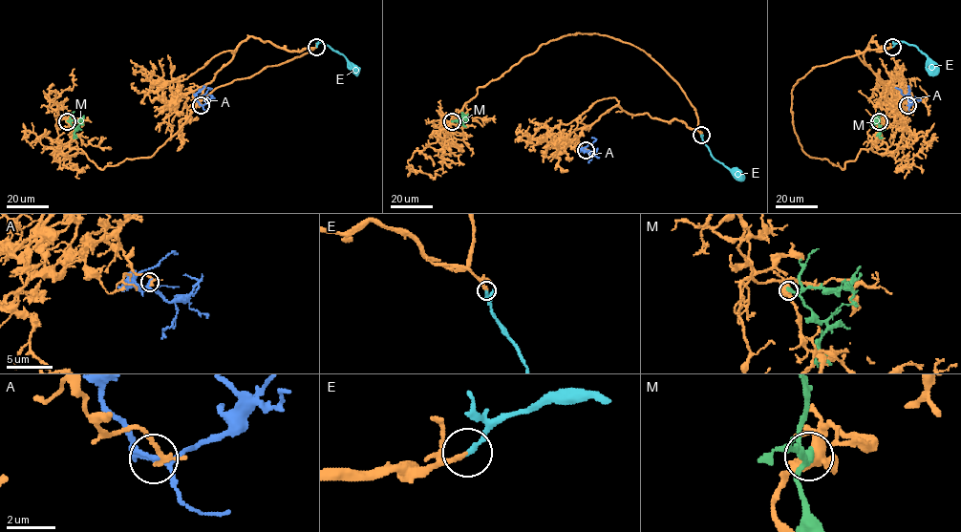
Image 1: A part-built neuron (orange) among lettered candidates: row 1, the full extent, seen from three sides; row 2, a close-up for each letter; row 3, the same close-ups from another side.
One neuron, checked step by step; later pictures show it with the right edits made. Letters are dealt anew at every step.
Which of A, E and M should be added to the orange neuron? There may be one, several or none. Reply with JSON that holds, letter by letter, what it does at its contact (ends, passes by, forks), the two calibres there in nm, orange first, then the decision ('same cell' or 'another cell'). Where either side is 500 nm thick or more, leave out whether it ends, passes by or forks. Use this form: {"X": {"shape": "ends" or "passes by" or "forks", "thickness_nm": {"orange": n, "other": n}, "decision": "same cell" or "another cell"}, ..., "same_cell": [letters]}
{"A": {"shape": "forks", "thickness_nm": {"orange": 260, "other": 160}, "decision": "another cell"}, "E": {"shape": "ends", "thickness_nm": {"orange": 200, "other": 200}, "decision": "same cell"}, "M": {"shape": "ends", "thickness_nm": {"orange": 480, "other": 360}, "decision": "another cell"}, "same_cell": ["E"]}

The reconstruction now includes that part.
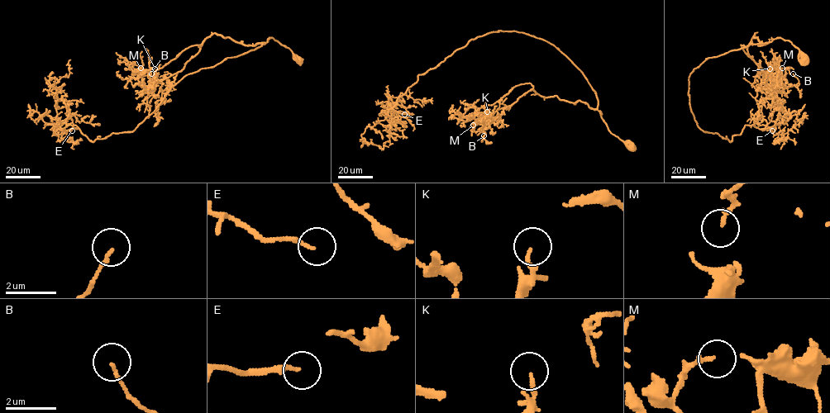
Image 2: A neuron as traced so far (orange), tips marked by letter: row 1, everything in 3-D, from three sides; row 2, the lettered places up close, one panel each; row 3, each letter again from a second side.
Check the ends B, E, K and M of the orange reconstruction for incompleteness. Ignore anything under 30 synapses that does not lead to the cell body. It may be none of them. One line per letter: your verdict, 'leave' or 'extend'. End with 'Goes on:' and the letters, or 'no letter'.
B: leave
E: extend
K: leave
M: leave
Goes on: E

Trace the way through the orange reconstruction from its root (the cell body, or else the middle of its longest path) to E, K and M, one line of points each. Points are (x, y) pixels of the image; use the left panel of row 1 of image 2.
E: (299, 60), (269, 38), (183, 76), (131, 131), (92, 141), (76, 125), (59, 130), (72, 130)
K: (299, 60), (289, 49), (273, 38), (265, 42), (244, 45), (212, 33), (182, 70), (155, 80), (155, 68)
M: (299, 60), (273, 38), (265, 42), (244, 45), (212, 33), (182, 70), (165, 78), (145, 86), (140, 68)

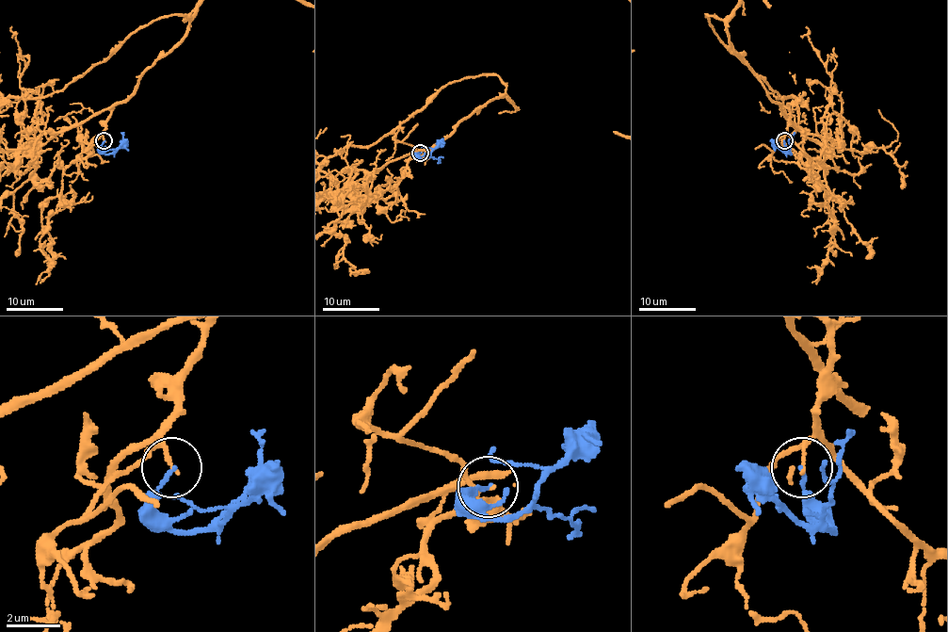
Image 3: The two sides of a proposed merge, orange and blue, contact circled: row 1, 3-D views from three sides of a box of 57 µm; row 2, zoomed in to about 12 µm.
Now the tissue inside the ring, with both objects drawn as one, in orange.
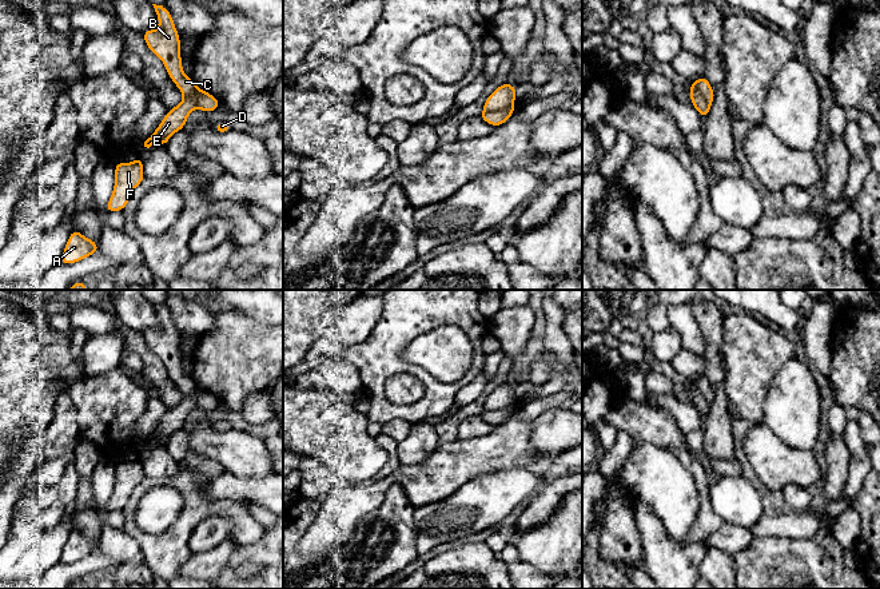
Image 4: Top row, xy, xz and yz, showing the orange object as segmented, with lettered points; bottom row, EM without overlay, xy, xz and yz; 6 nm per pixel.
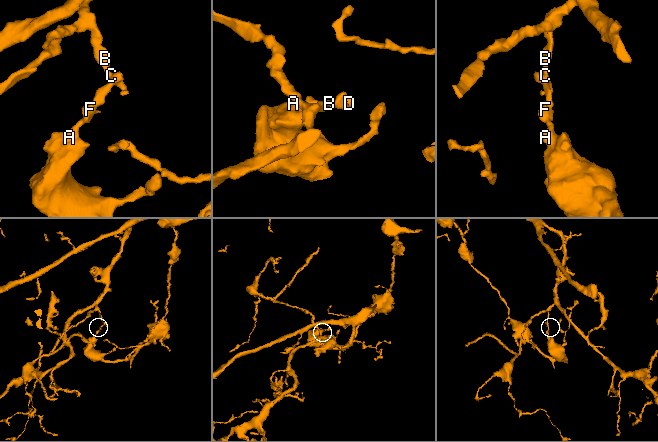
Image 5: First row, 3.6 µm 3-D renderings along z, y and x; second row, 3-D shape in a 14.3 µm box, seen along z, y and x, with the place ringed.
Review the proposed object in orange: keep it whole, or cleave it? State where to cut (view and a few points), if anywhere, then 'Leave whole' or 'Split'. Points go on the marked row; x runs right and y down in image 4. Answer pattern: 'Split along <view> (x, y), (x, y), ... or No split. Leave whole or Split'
Split along xz (513, 106), (484, 111). Split

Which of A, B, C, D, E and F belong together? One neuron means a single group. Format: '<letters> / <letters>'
A E F / B C D

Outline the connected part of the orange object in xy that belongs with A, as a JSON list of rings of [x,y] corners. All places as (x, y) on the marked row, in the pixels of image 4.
[[[73,228],[65,243],[60,263],[73,264],[97,251],[99,244],[96,242],[85,238],[81,232]]]

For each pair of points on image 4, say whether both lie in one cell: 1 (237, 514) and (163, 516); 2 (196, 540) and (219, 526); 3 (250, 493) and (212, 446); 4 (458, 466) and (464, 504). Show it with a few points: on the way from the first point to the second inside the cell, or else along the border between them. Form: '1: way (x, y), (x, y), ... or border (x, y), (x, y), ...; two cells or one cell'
1: border (175, 486), (182, 510), (152, 534); two cells
2: way (202, 540), (215, 532); one cell
3: border (225, 470), (241, 477), (269, 476); two cells
4: border (489, 473), (472, 477), (445, 498), (433, 502); two cells

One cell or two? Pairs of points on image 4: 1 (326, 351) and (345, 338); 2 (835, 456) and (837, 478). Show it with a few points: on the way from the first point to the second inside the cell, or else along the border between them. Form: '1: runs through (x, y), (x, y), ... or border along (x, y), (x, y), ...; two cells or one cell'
1: border along (338, 346), (346, 347); two cells
2: runs through (837, 461), (837, 473); one cell

